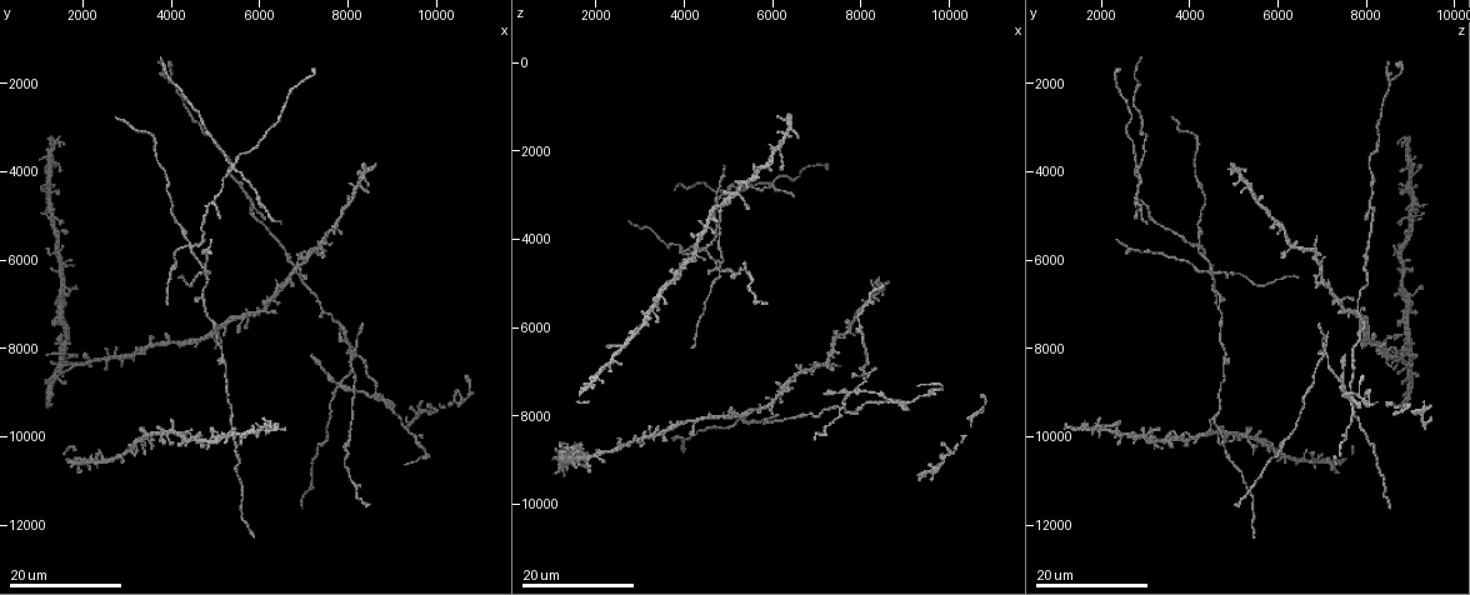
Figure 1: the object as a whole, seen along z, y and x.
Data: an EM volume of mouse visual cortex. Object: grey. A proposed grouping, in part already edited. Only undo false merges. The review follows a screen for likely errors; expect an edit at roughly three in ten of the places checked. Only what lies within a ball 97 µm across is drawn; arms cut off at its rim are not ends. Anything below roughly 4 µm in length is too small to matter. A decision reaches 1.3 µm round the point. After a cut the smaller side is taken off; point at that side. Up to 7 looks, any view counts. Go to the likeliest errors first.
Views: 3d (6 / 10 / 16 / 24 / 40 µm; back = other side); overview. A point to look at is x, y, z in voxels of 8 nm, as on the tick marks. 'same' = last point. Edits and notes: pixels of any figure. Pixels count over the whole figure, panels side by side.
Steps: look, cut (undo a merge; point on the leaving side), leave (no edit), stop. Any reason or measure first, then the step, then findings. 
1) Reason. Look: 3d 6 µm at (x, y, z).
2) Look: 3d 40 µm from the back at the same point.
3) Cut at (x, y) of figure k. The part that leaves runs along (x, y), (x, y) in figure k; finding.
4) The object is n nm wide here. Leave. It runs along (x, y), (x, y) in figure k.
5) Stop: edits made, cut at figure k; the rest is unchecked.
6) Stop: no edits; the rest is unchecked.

Three-way junction. Look: 3d 24 µm at (6300, 6850, 7300).

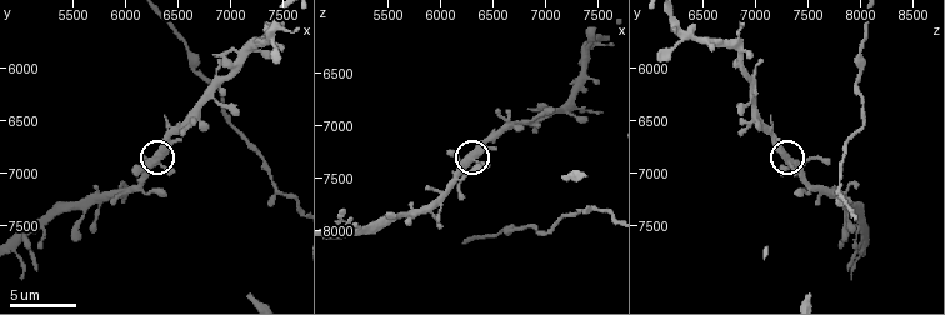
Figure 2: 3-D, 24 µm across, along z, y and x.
Look: 3d 6 µm at (6320, 6880, 7280).

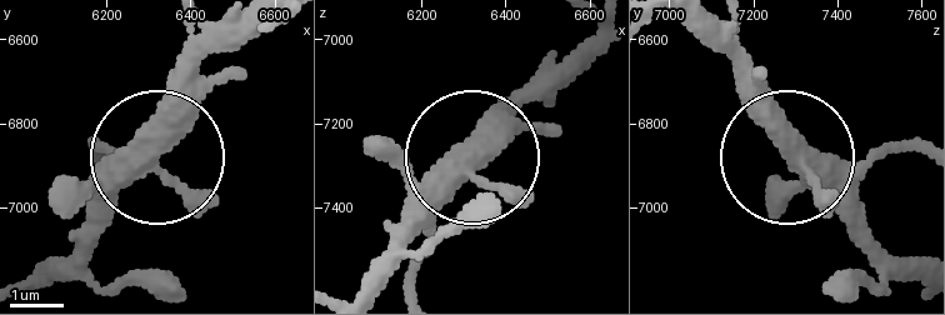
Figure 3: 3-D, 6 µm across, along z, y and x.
3 arms meet here. Leave. It runs along (914, 273), (806, 174), (779, 106), (704, 30) in figure 3; all the same cell.

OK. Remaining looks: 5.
Side arm on a straight run. Look: 3d 24 µm at (4750, 6950, 4700).

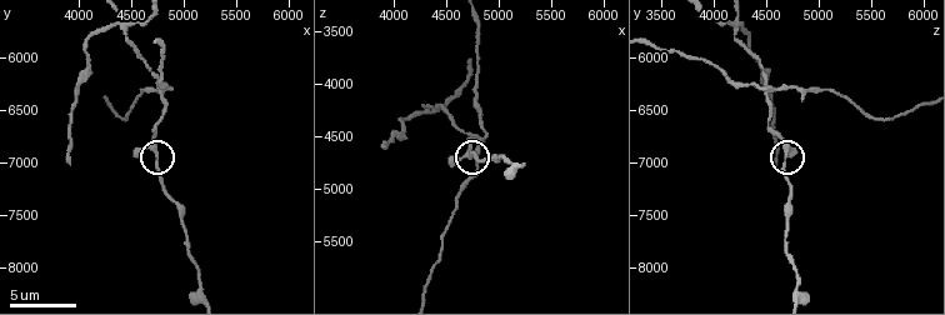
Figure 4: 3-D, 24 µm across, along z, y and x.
Look: 3d 6 µm at (4740, 6940, 4660).

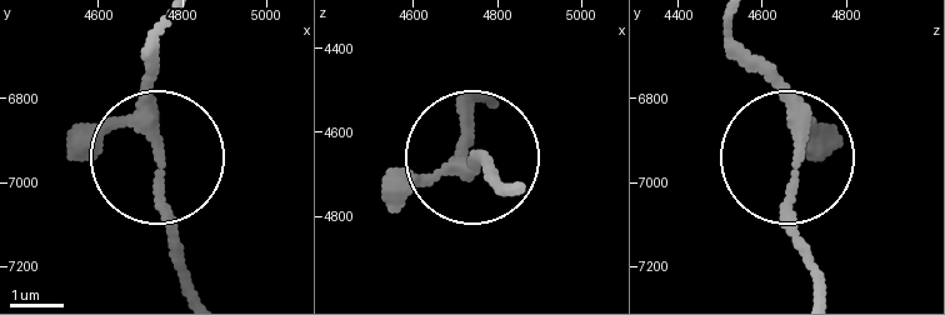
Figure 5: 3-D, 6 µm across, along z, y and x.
Leave. It runs along (193, 283), (151, 149), (151, 45) in figure 5; continuous, no second cell.

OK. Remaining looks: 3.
Thick turns thin. Look: 3d 24 µm at (5250, 8450, 4750).

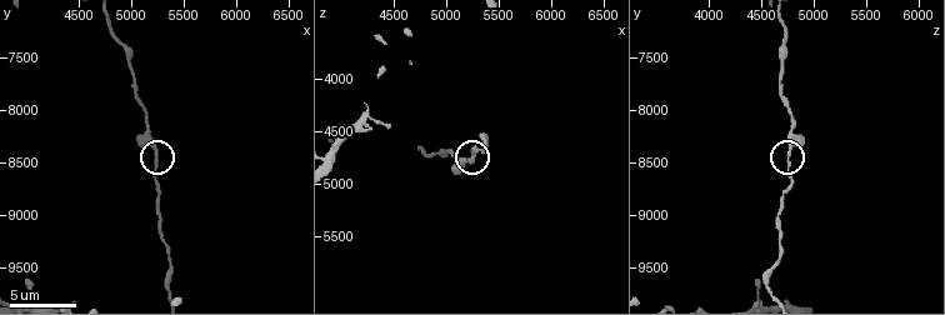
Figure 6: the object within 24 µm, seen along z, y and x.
Look: 3d 6 µm at (5260, 8440, 4760).

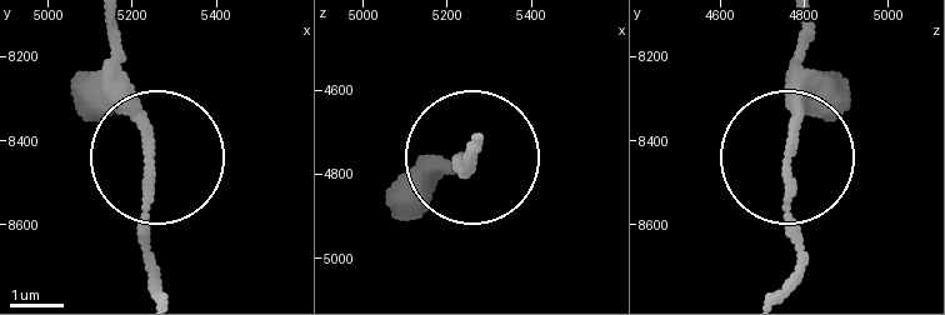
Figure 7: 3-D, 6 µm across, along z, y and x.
Leave. Continuous, no second cell.

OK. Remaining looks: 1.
Stop: no edits; the rest is unchecked.

